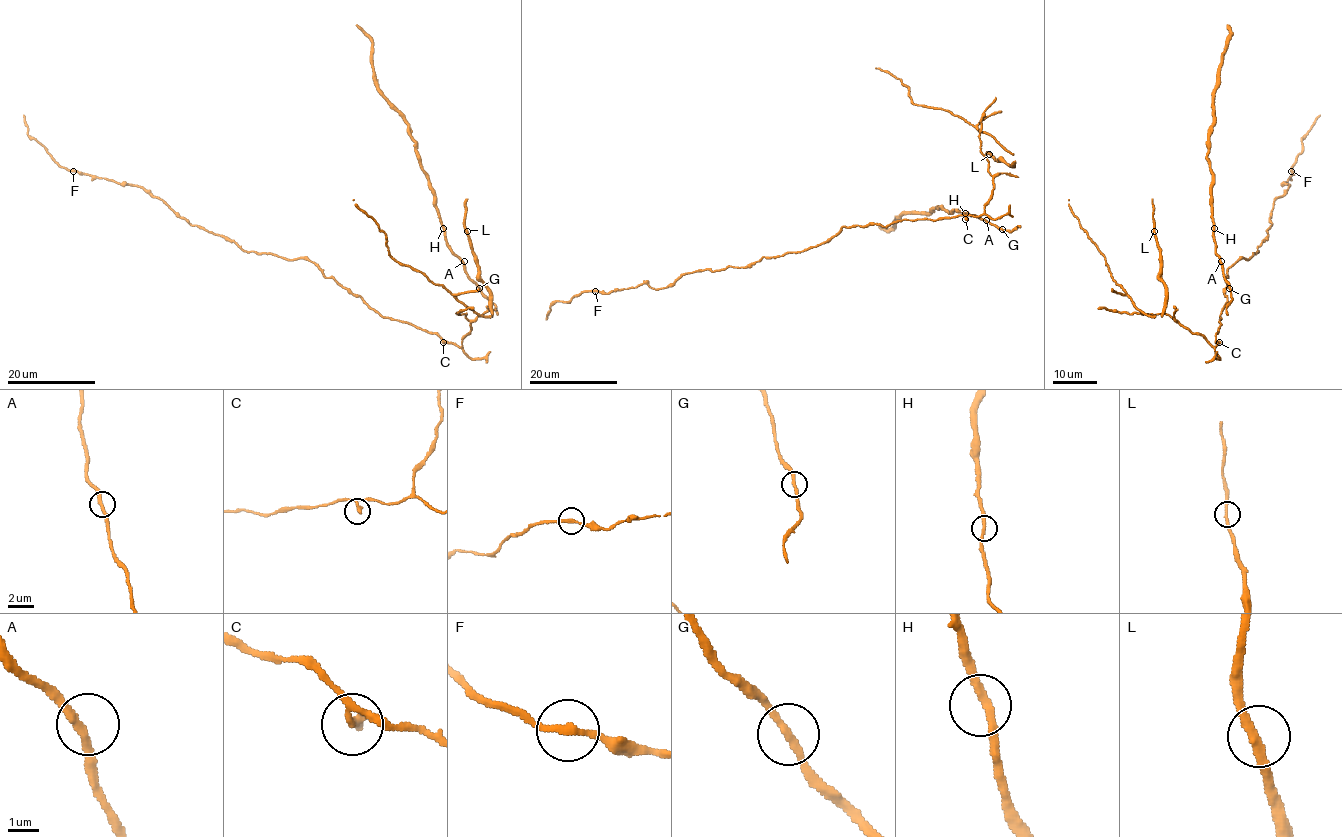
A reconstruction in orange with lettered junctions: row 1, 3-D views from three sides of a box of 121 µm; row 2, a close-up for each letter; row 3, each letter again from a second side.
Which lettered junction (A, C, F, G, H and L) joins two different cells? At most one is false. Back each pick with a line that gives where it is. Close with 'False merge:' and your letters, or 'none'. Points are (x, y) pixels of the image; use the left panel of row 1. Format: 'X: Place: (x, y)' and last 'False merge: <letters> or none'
F: Place: (73, 171)
False merge: F

